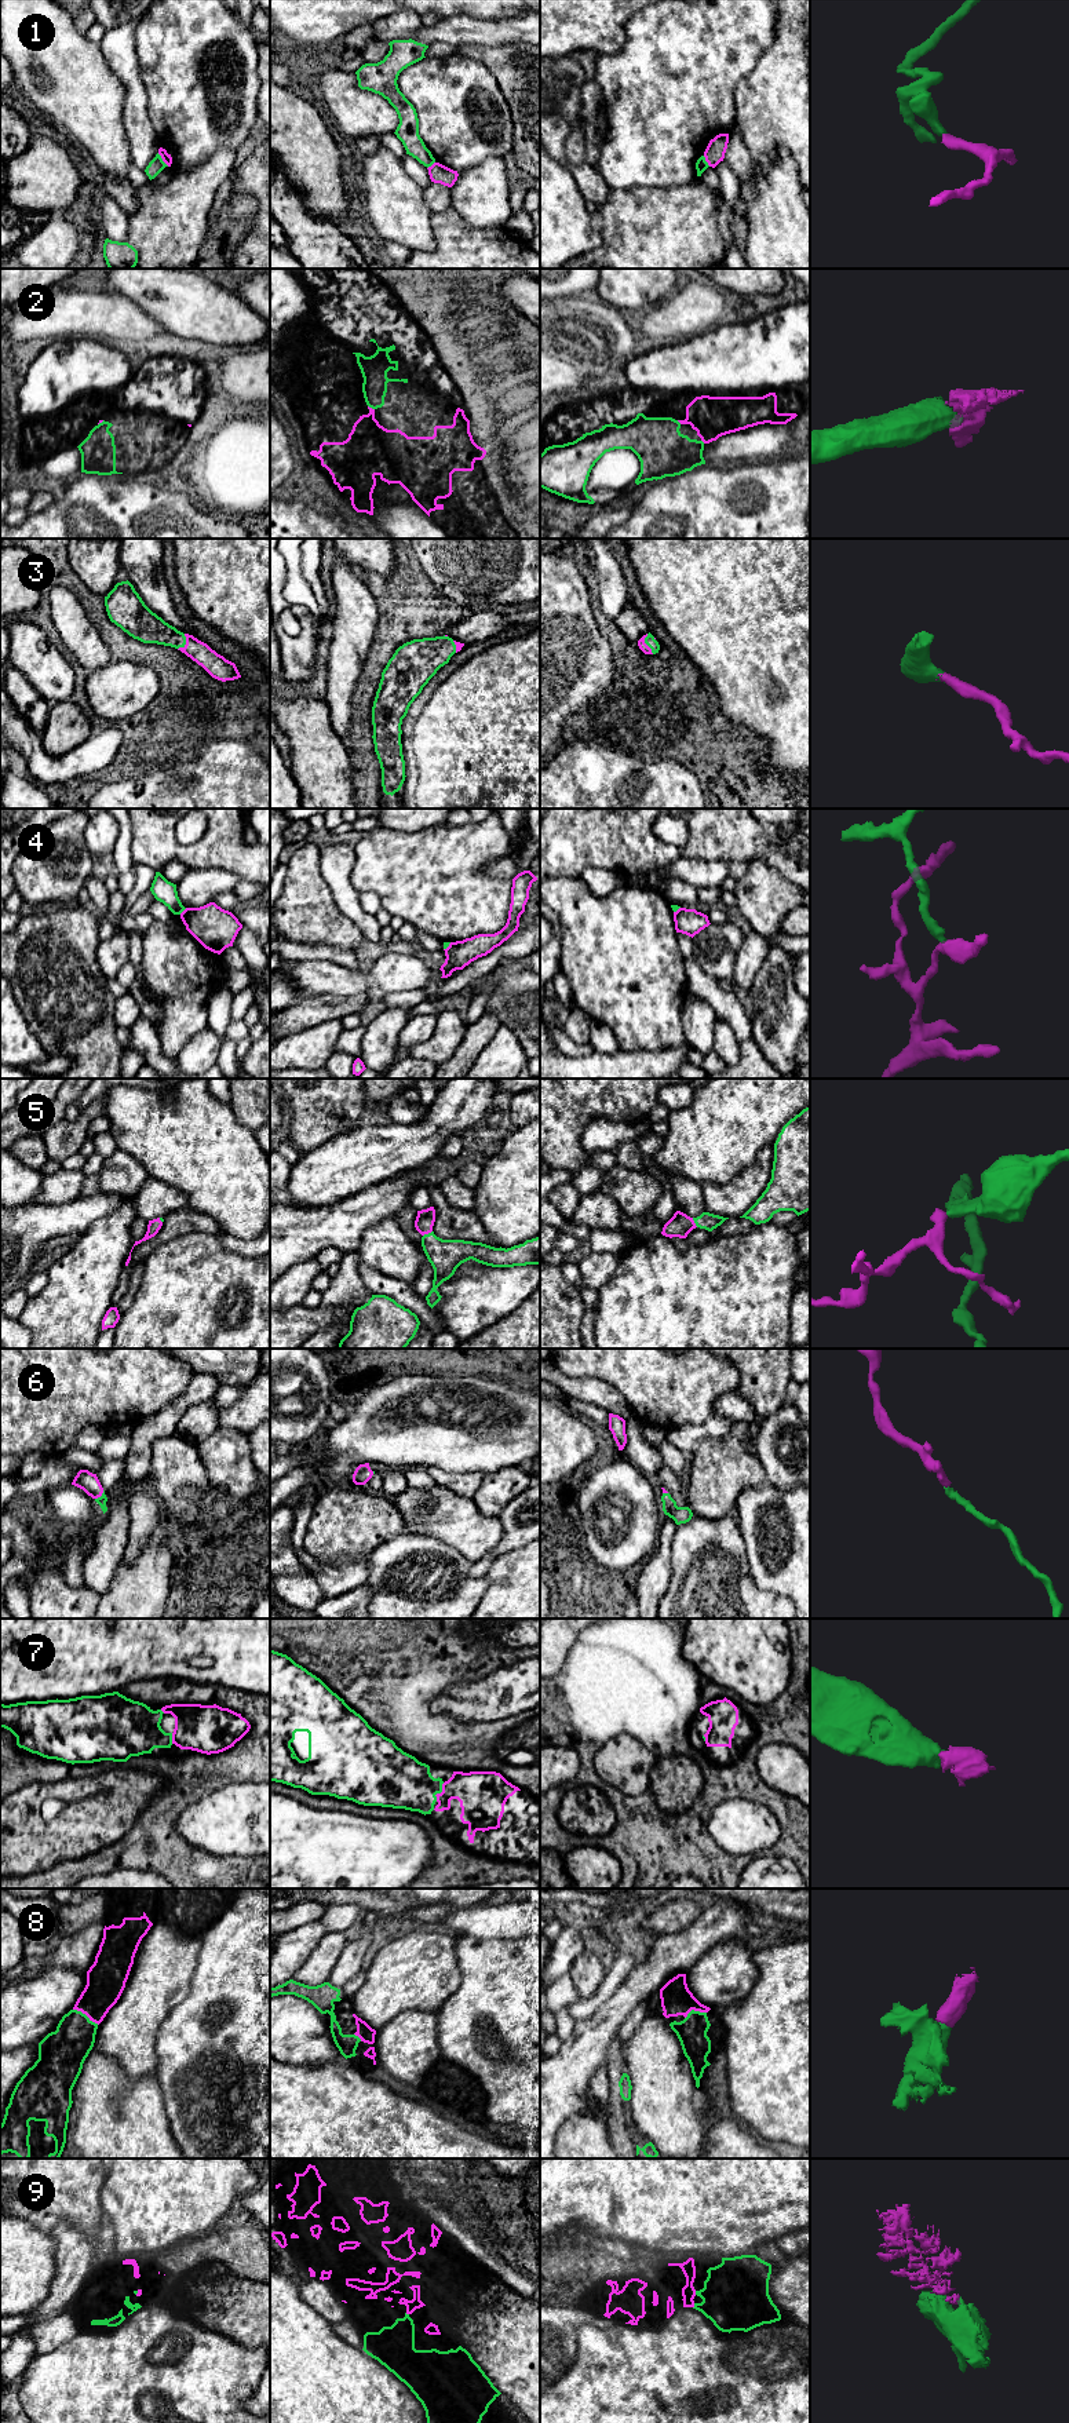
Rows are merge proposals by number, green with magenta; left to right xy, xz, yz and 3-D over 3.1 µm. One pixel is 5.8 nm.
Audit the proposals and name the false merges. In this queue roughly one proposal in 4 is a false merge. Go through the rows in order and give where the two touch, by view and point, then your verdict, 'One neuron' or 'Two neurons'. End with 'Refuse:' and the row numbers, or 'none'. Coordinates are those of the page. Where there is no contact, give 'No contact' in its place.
1: Touches green at xy (161, 160). Two neurons
2: Touches green at xz (371, 407). One neuron
3: Touches green at yz (645, 642). One neuron
4: Touches green at xy (182, 911). Two neurons
5: Touches green at xz (429, 1233). One neuron
6: Touches green at xy (101, 1496). One neuron
7: Touches green at xz (440, 1792). One neuron
8: Touches green at xy (84, 2014). One neuron
9: Touches green at yz (694, 2306). One neuron
Refuse: 1, 4

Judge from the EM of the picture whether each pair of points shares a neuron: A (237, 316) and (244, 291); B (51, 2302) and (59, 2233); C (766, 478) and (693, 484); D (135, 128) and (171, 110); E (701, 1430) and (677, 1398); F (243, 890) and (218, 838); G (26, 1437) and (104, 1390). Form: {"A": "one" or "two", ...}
{"A": "two", "B": "one", "C": "one", "D": "two", "E": "two", "F": "two", "G": "one"}

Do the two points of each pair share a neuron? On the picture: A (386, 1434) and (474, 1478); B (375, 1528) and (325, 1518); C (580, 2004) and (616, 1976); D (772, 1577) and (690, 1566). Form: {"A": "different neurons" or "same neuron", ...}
{"A": "different neurons", "B": "same neuron", "C": "same neuron", "D": "different neurons"}

